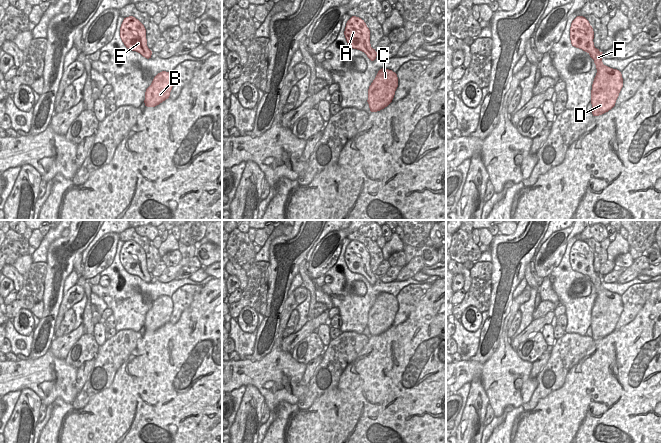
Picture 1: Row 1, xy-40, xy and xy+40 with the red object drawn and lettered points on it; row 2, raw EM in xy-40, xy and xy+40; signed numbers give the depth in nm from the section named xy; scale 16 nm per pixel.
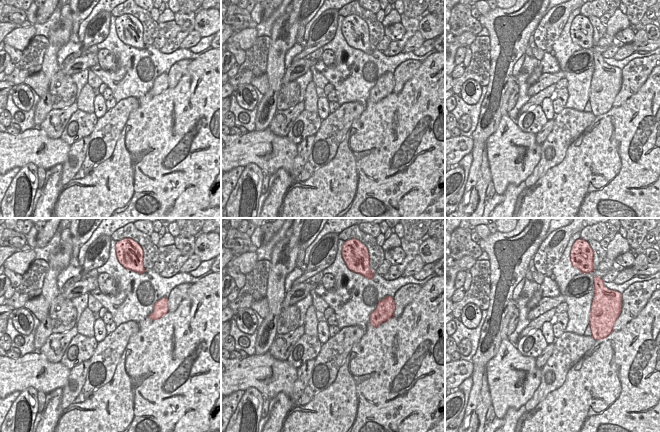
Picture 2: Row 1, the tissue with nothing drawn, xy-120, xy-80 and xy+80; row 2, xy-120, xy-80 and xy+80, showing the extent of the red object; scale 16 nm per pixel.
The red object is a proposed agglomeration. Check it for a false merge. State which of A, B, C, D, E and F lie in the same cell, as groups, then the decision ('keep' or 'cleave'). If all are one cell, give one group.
A B C D E F; keep

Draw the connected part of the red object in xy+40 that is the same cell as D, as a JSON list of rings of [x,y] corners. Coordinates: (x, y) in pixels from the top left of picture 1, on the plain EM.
[[[577,240],[571,247],[570,264],[572,270],[587,276],[594,284],[597,297],[591,314],[593,340],[602,339],[611,334],[623,311],[623,302],[619,294],[603,288],[602,277],[594,270],[594,255],[589,245]]]

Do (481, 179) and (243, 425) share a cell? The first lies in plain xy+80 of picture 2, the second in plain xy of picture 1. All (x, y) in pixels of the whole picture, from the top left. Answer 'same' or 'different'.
same

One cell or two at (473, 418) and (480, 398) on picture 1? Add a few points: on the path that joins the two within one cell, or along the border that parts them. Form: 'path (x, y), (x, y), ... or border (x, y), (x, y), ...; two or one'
path (474, 413), (477, 403); one

